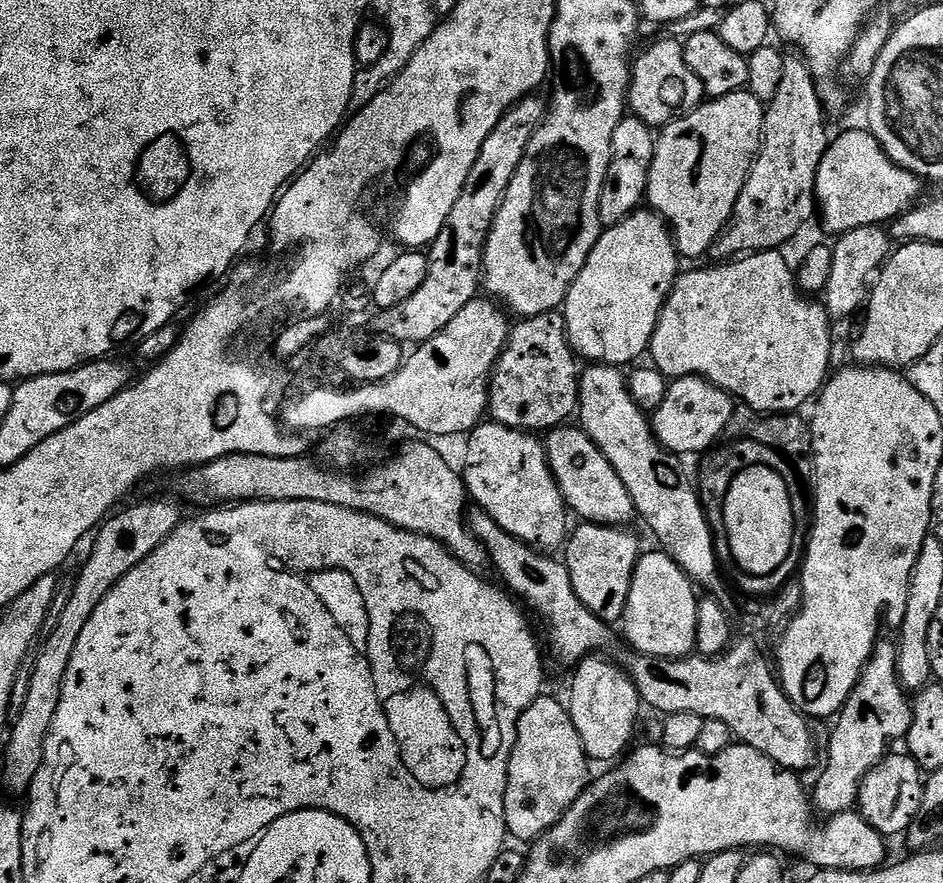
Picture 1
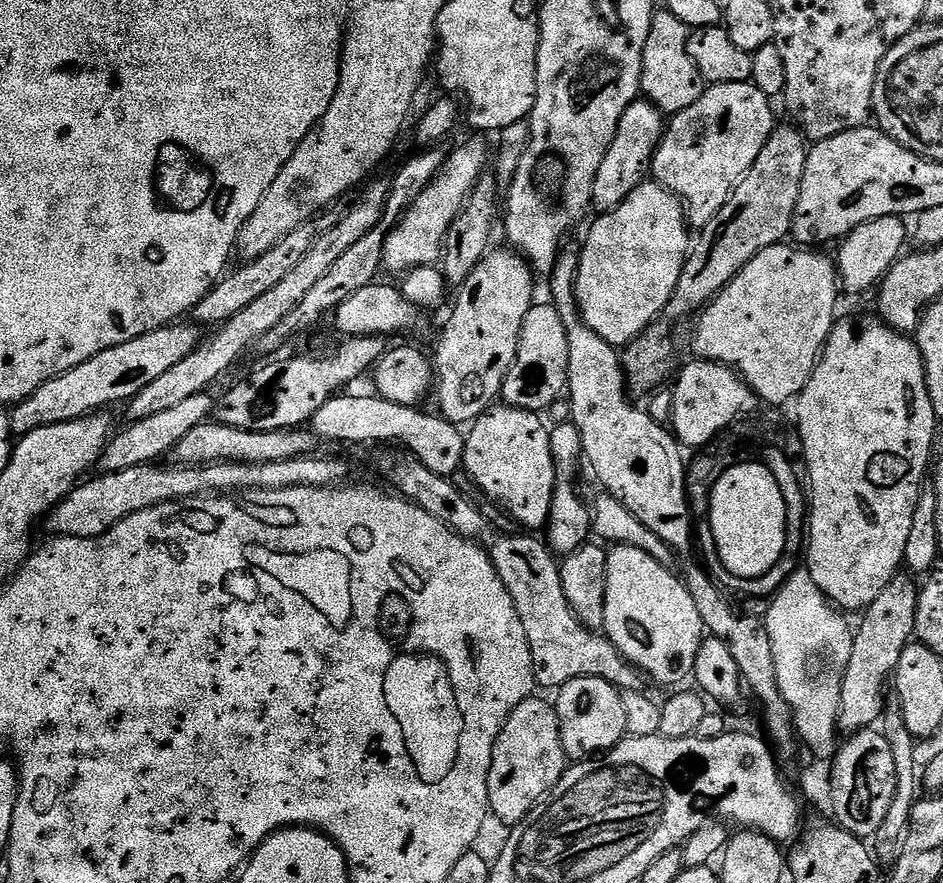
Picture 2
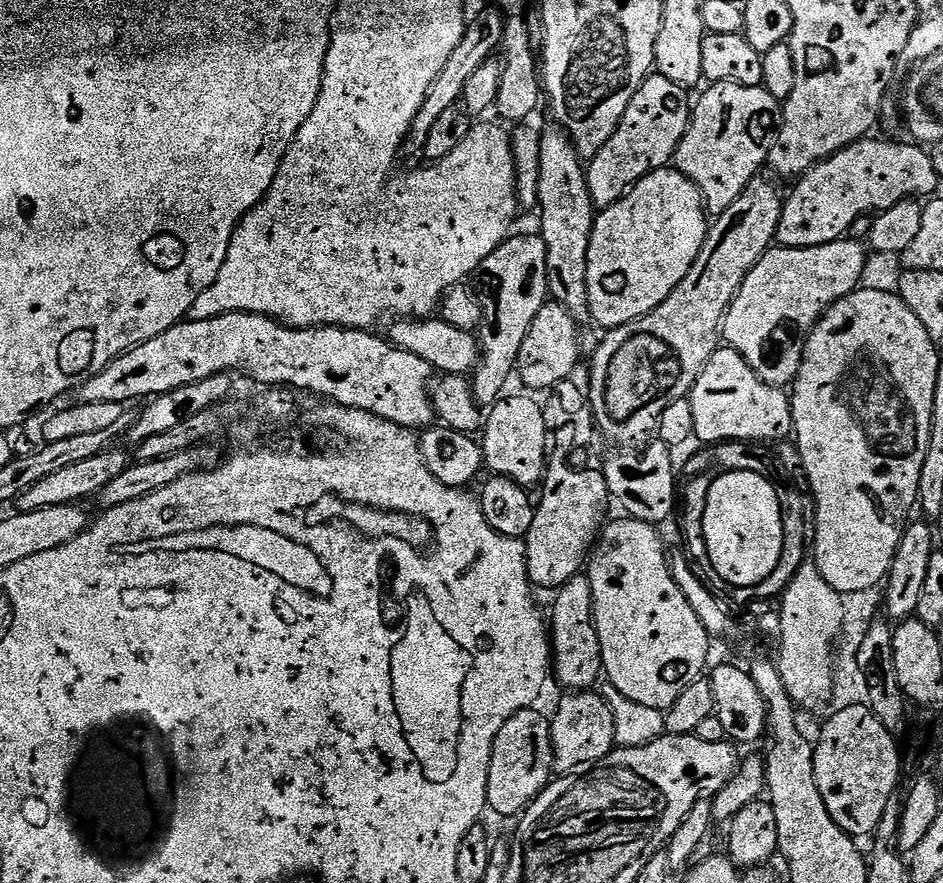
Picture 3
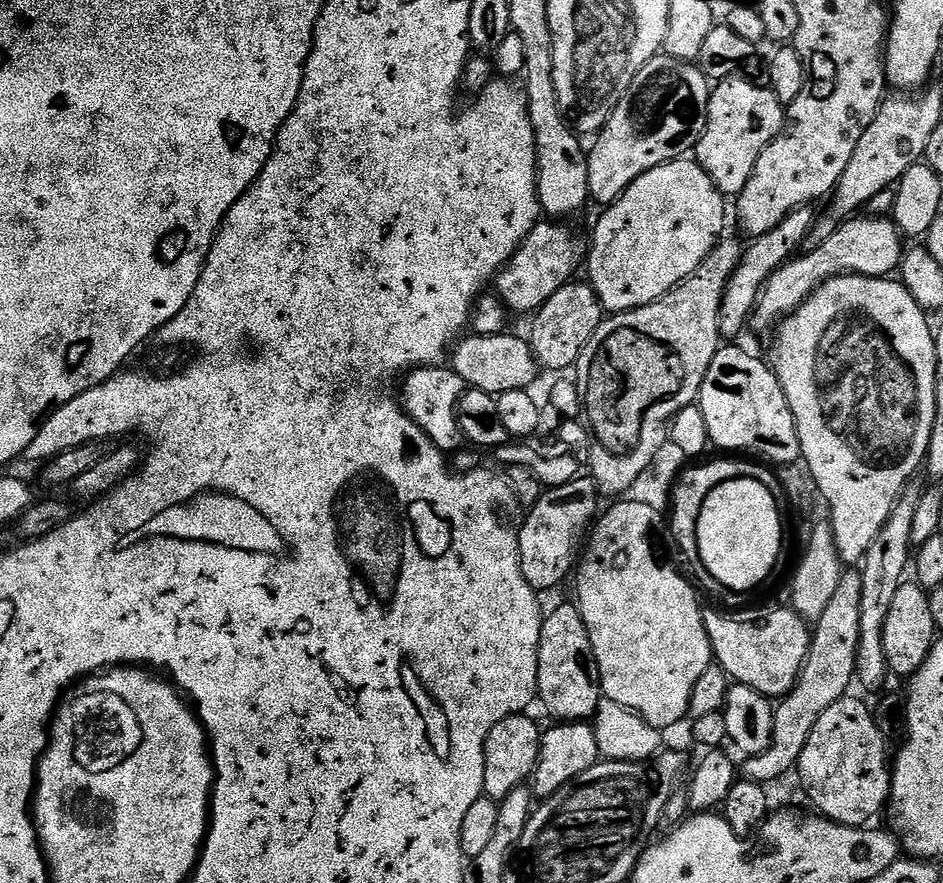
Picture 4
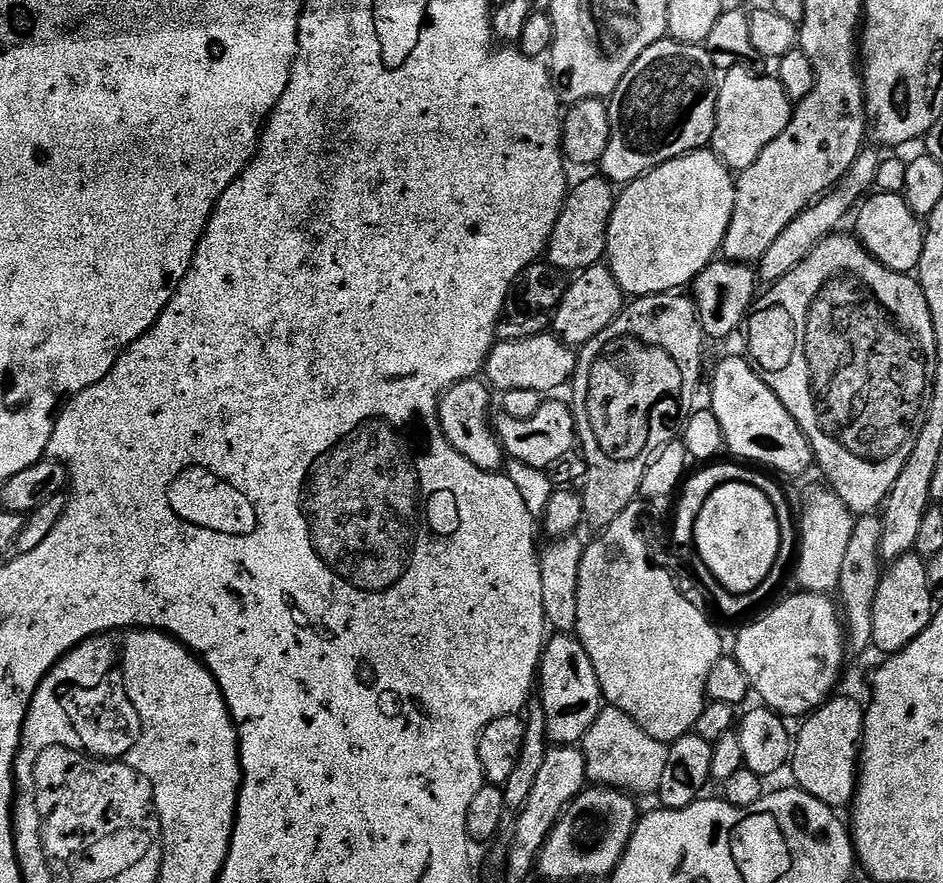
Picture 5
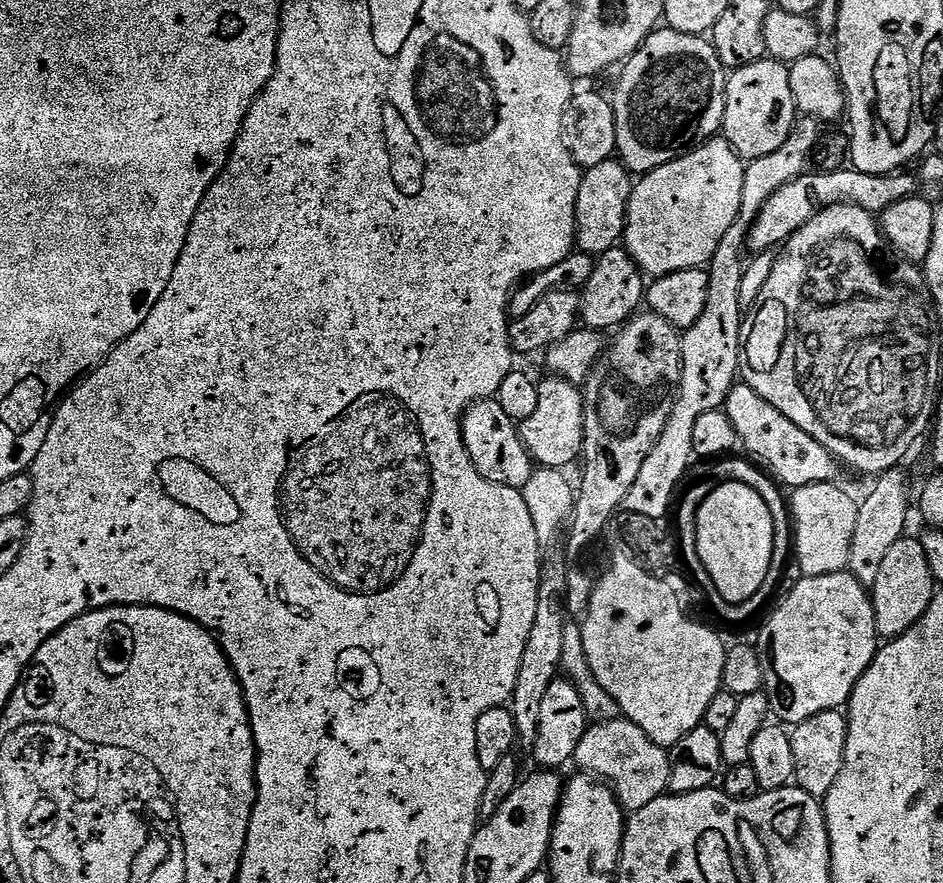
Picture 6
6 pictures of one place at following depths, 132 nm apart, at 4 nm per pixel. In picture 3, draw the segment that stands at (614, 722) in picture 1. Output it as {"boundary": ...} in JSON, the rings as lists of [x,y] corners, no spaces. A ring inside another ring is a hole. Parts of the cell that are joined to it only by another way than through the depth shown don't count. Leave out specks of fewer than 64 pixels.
{"boundary":[[[592,690],[573,691],[557,706],[556,713],[551,713],[552,758],[557,773],[572,774],[585,766],[595,766],[617,747],[614,714],[610,714],[610,706],[603,695],[594,693]]]}

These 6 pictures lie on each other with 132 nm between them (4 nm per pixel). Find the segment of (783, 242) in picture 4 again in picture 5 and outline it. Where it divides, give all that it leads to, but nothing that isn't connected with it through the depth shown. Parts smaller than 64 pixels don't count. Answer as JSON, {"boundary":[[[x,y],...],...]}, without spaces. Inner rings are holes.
{"boundary":[[[717,258],[696,275],[690,288],[692,301],[696,303],[696,313],[705,337],[724,340],[736,332],[736,327],[745,323],[754,307],[758,291],[758,272],[746,264],[734,264],[731,260]]]}

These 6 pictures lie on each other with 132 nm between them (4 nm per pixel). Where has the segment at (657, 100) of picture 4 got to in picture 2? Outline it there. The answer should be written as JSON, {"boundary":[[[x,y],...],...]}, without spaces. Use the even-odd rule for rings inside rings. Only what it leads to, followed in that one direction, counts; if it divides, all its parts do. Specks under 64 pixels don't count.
{"boundary":[[[637,98],[626,114],[622,114],[614,142],[610,142],[610,150],[606,158],[602,158],[602,166],[598,166],[598,174],[594,178],[592,208],[597,213],[613,212],[639,184],[645,183],[665,127],[665,117],[643,98]]]}

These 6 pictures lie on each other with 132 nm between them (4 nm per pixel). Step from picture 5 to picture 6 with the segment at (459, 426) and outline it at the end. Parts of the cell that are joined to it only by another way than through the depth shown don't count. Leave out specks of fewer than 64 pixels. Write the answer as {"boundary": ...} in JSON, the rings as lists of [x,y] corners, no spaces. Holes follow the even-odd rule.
{"boundary":[[[489,398],[471,404],[464,412],[462,434],[466,450],[482,478],[486,478],[491,484],[511,488],[522,489],[526,486],[534,471],[534,461],[522,442],[517,421],[508,417],[498,401]]]}

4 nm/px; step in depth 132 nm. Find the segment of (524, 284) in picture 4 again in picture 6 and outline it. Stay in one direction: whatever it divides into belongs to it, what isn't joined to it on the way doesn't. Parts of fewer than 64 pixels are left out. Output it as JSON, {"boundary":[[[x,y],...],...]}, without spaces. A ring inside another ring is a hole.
{"boundary":[[[616,158],[587,169],[581,175],[576,203],[576,248],[579,251],[599,258],[603,252],[621,243],[633,187],[633,177]]]}

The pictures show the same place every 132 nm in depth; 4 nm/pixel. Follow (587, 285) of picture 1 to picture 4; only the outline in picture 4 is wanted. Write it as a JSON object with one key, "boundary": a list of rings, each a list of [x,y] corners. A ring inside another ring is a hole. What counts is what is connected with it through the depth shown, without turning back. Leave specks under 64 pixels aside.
{"boundary":[[[681,158],[666,162],[662,166],[654,166],[654,170],[639,176],[613,204],[607,205],[601,211],[604,213],[601,214],[600,221],[597,222],[596,229],[592,232],[592,244],[590,240],[590,247],[586,252],[586,272],[588,268],[586,280],[587,283],[592,285],[592,289],[596,291],[596,296],[600,300],[600,305],[604,308],[605,313],[629,312],[635,308],[652,304],[656,300],[661,300],[665,294],[677,288],[679,284],[683,284],[689,276],[692,276],[694,270],[698,270],[700,263],[708,257],[714,245],[725,235],[724,203],[726,203],[725,197],[717,190],[716,184],[704,173],[704,169],[696,163],[695,159]]]}

